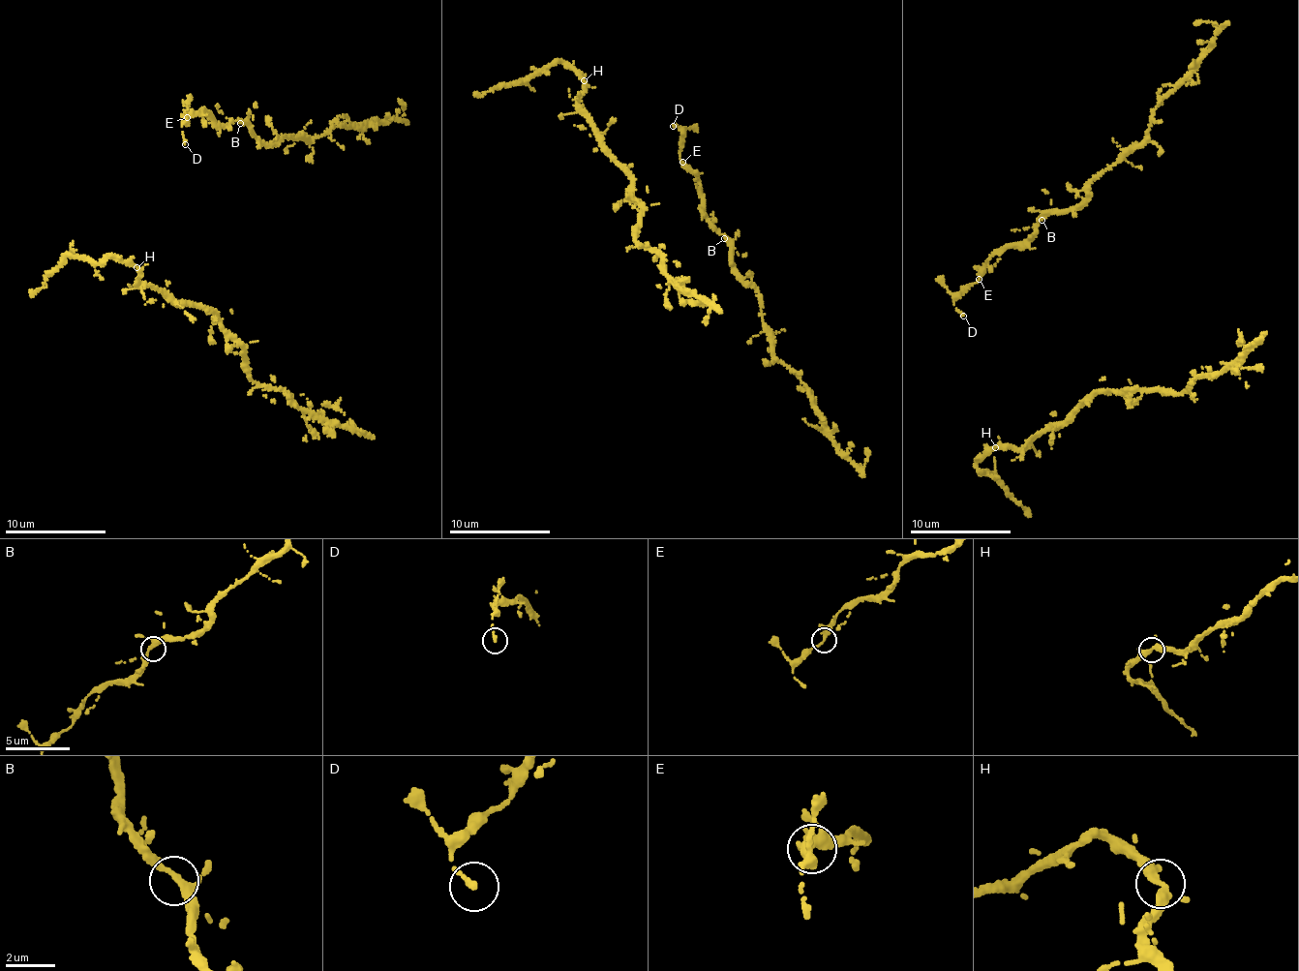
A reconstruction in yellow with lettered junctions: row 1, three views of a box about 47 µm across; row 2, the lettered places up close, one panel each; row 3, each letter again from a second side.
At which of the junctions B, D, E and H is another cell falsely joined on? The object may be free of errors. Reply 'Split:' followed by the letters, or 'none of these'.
Split: none of these

